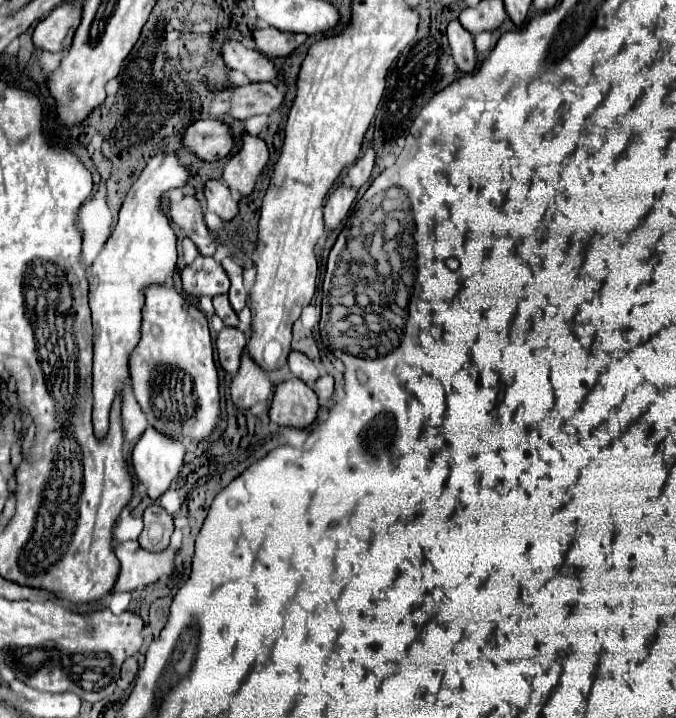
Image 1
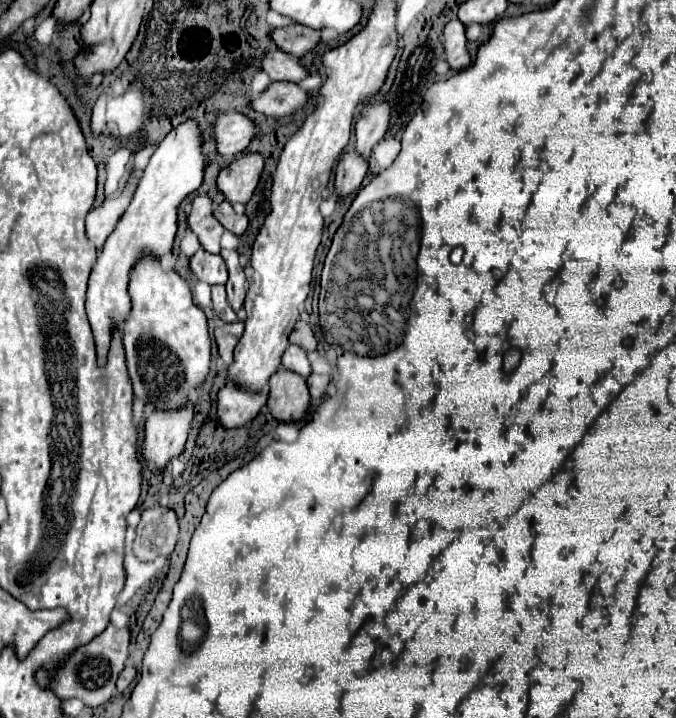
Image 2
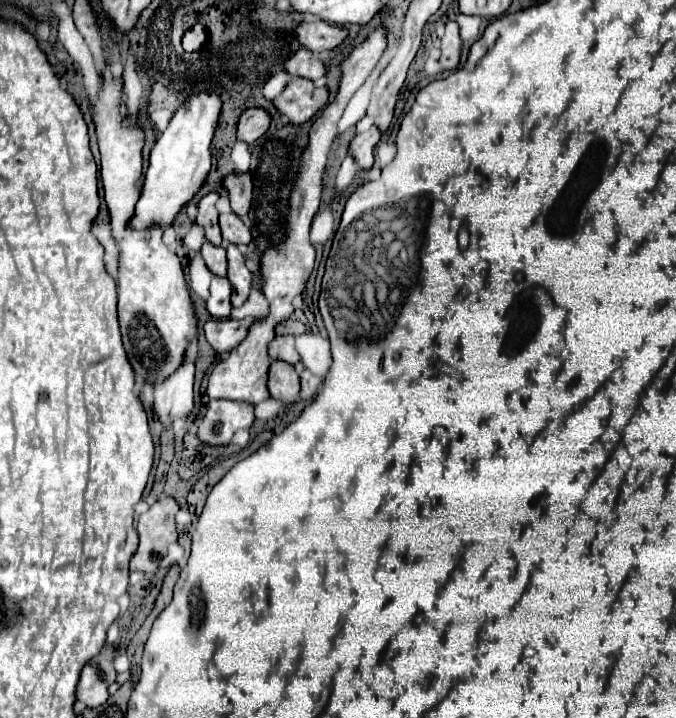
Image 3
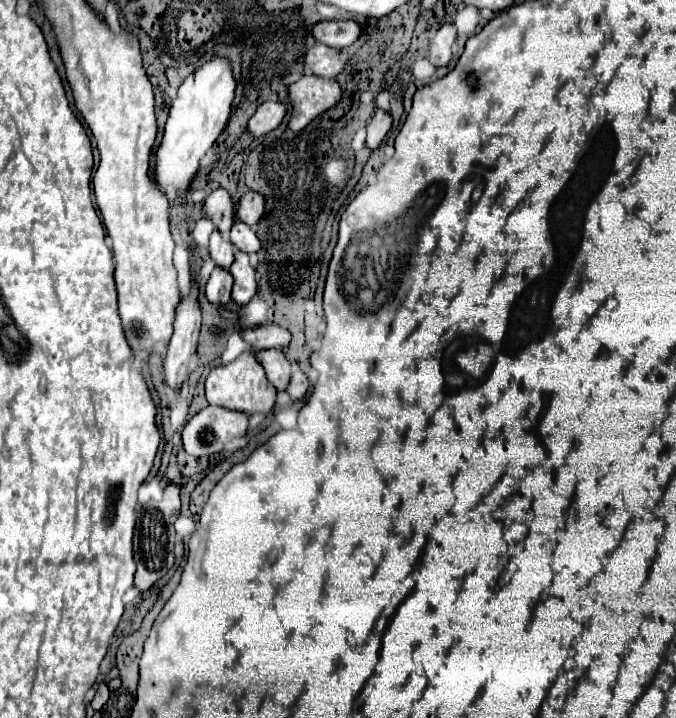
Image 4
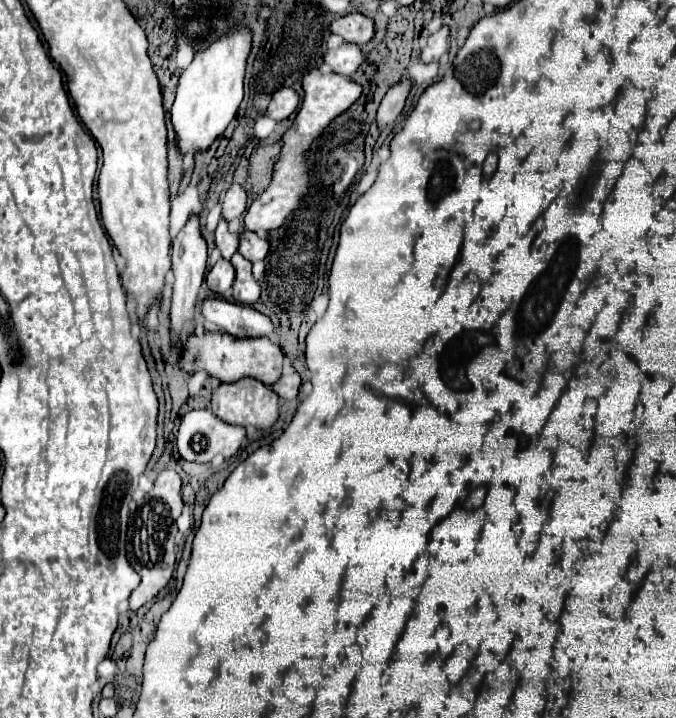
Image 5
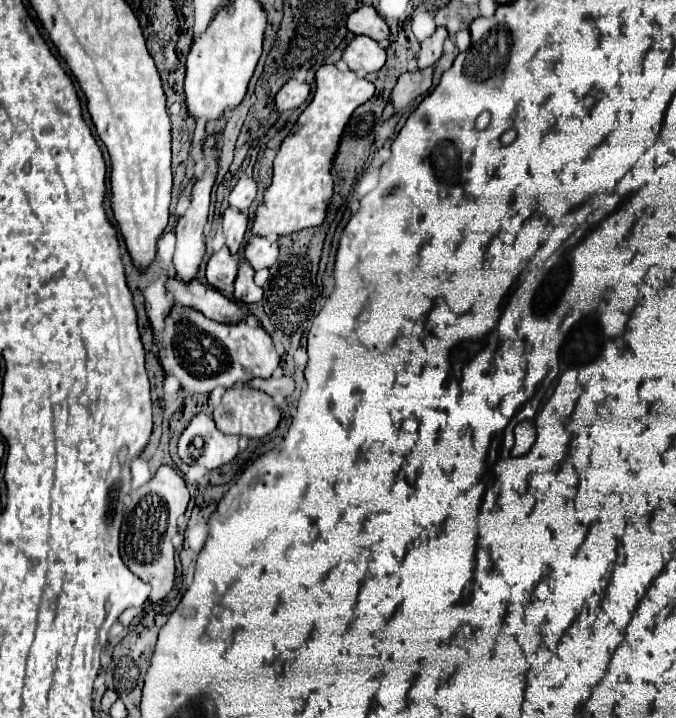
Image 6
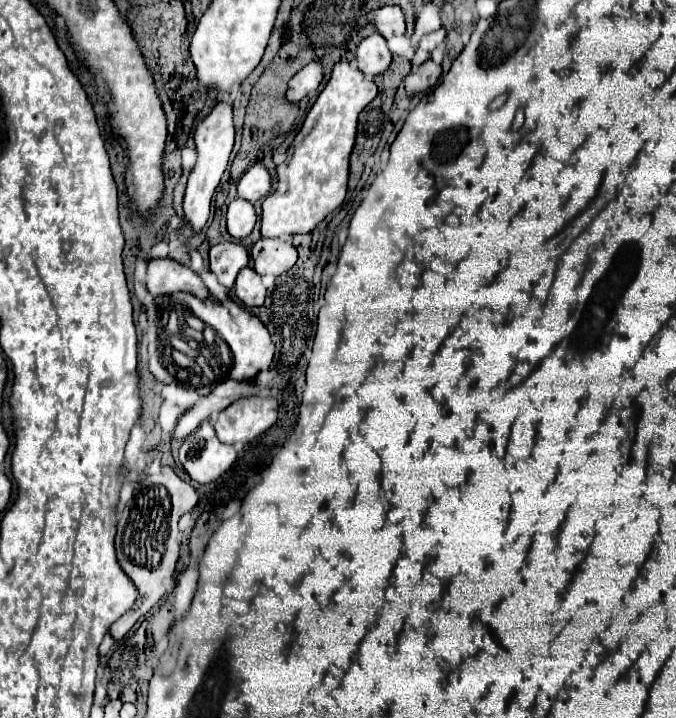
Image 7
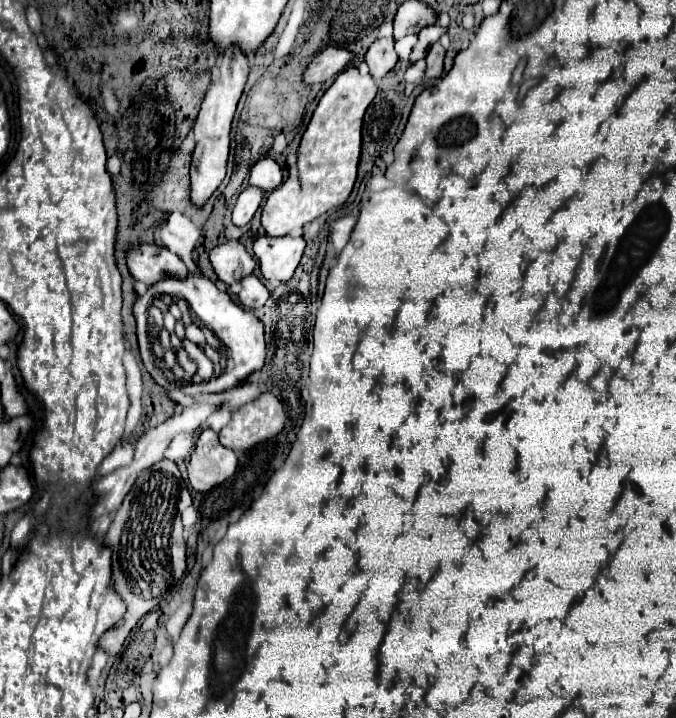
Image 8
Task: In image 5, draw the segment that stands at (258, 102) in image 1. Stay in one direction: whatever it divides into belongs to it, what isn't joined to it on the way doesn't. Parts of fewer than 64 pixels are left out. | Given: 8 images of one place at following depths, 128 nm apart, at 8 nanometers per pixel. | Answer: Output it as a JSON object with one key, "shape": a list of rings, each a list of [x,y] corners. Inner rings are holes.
{"shape":[[[312,70],[302,80],[304,86],[304,102],[296,114],[292,128],[282,136],[282,152],[274,166],[273,179],[266,192],[262,192],[250,204],[244,224],[252,232],[270,232],[280,228],[292,212],[296,212],[302,200],[308,196],[310,190],[310,166],[306,164],[312,142],[328,128],[328,124],[342,112],[346,112],[360,96],[362,86],[348,76],[340,76],[336,72],[320,72]],[[330,120],[330,122],[328,122]]]}

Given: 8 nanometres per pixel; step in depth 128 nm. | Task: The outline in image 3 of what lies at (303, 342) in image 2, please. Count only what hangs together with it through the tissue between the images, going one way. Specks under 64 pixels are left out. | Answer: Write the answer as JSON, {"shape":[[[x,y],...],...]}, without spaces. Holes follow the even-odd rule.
{"shape":[[[288,318],[284,324],[278,324],[276,326],[276,334],[292,334],[292,336],[298,336],[298,334],[304,334],[304,324],[298,322],[296,318]]]}

